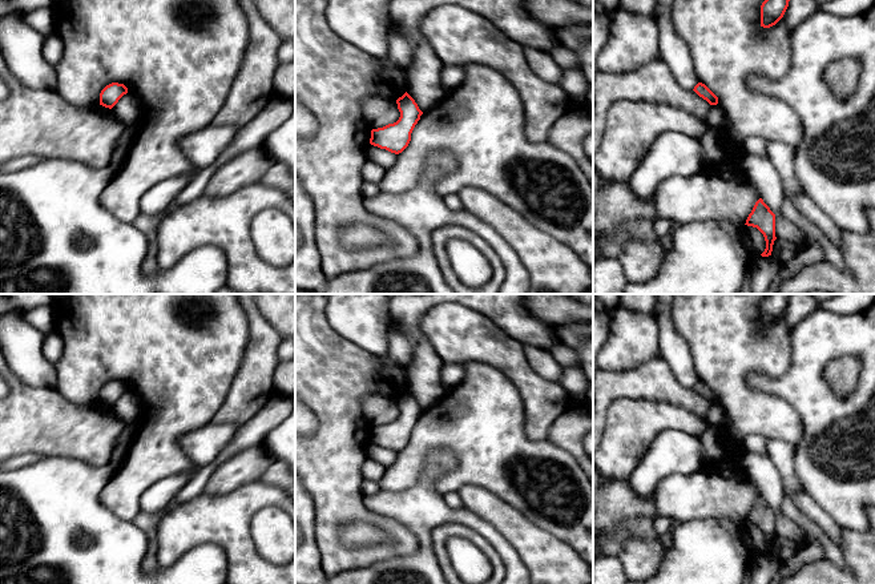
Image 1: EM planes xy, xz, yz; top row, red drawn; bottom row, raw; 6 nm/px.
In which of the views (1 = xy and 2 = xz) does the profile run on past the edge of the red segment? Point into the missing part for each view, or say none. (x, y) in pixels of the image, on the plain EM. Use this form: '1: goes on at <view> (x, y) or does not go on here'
1: does not go on here
2: does not go on here

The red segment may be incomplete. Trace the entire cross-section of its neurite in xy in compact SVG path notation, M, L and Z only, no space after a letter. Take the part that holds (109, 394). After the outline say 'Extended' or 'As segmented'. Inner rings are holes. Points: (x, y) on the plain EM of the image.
M112 380L101 388L100 403L112 407L126 391L128 386L124 382Z. As segmented

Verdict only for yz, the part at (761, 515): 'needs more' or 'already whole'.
already whole

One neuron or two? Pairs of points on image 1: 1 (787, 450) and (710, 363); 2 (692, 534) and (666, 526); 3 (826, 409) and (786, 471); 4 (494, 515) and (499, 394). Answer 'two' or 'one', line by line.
1: two
2: two
3: two
4: two

